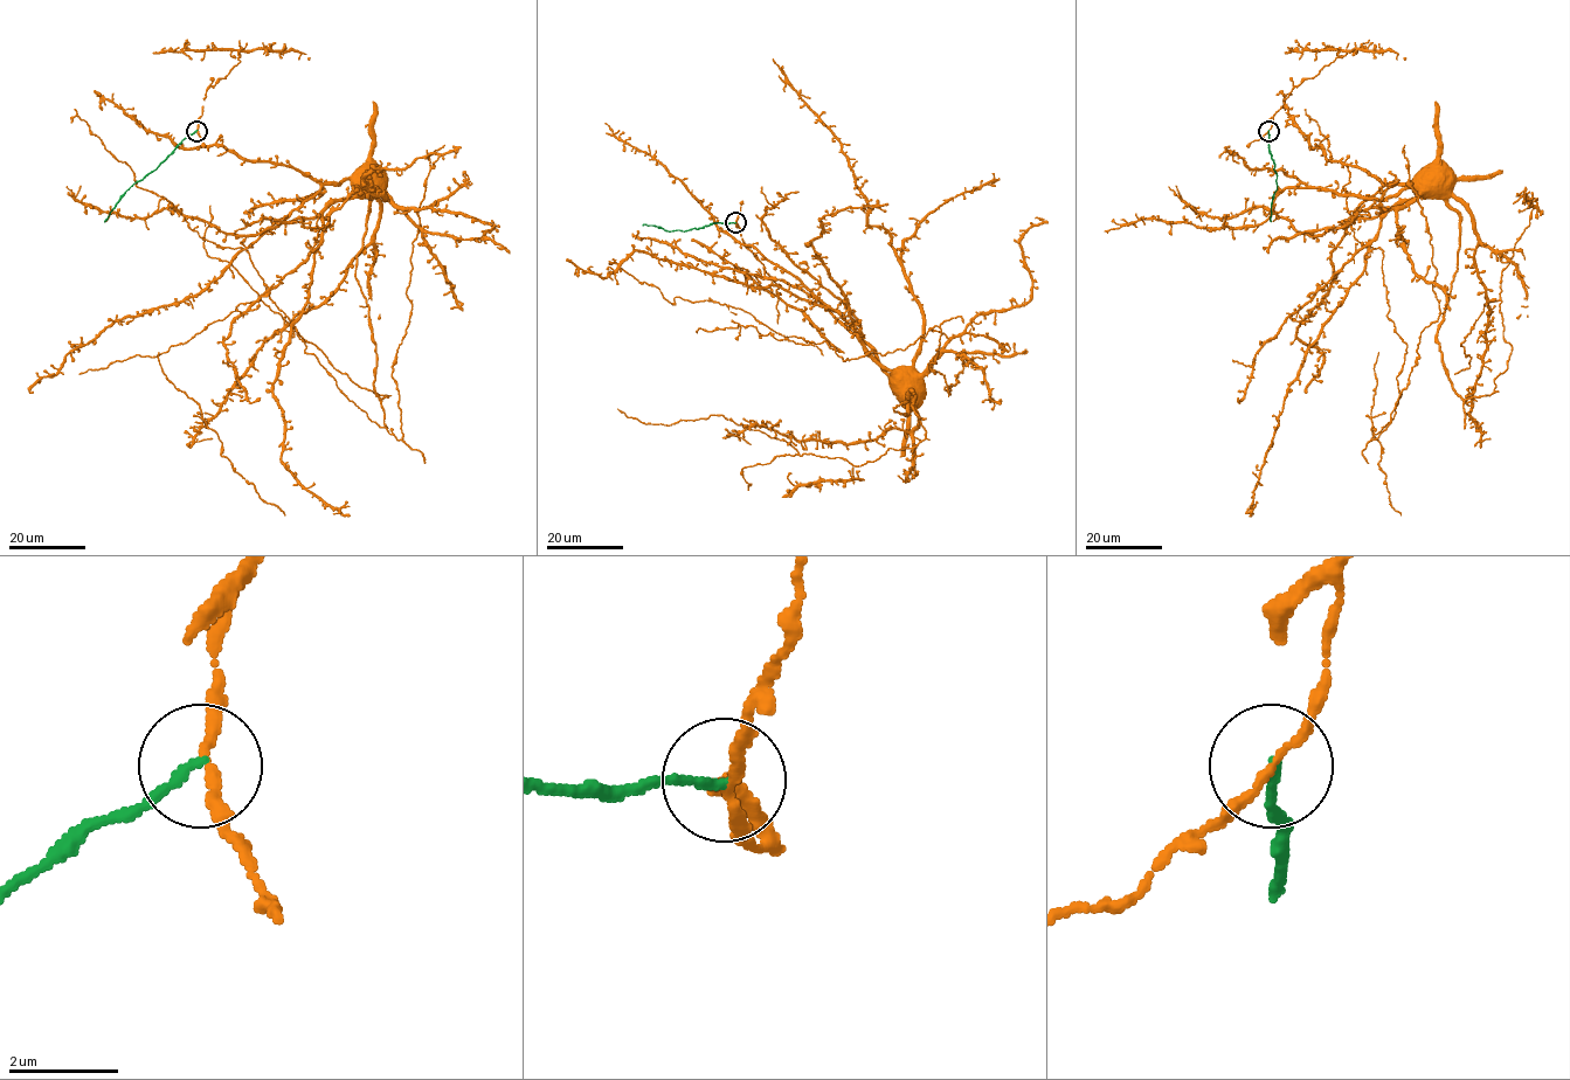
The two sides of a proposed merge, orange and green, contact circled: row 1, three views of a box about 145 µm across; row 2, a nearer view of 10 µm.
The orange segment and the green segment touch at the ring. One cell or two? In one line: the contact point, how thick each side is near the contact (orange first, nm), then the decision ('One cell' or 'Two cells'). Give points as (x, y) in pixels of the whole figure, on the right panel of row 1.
Place: (1268, 131). Thickness 160 nm (orange) against 150 nm. Two cells

